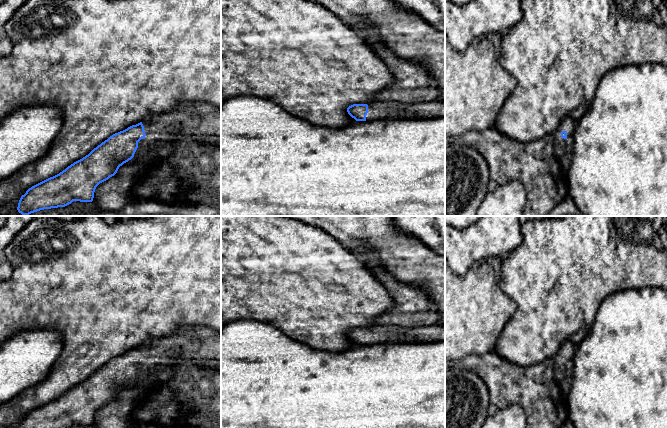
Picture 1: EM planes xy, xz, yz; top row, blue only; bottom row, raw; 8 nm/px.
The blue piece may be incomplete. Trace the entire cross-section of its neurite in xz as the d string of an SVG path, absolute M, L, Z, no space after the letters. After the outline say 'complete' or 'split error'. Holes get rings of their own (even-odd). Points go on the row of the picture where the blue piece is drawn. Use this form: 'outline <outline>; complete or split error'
outline M441 99L416 104L374 101L368 104L353 104L347 108L347 112L356 121L443 118L445 117L445 102Z; split error

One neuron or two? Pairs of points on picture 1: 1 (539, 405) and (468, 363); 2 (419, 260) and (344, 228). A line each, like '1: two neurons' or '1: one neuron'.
1: one neuron
2: one neuron

